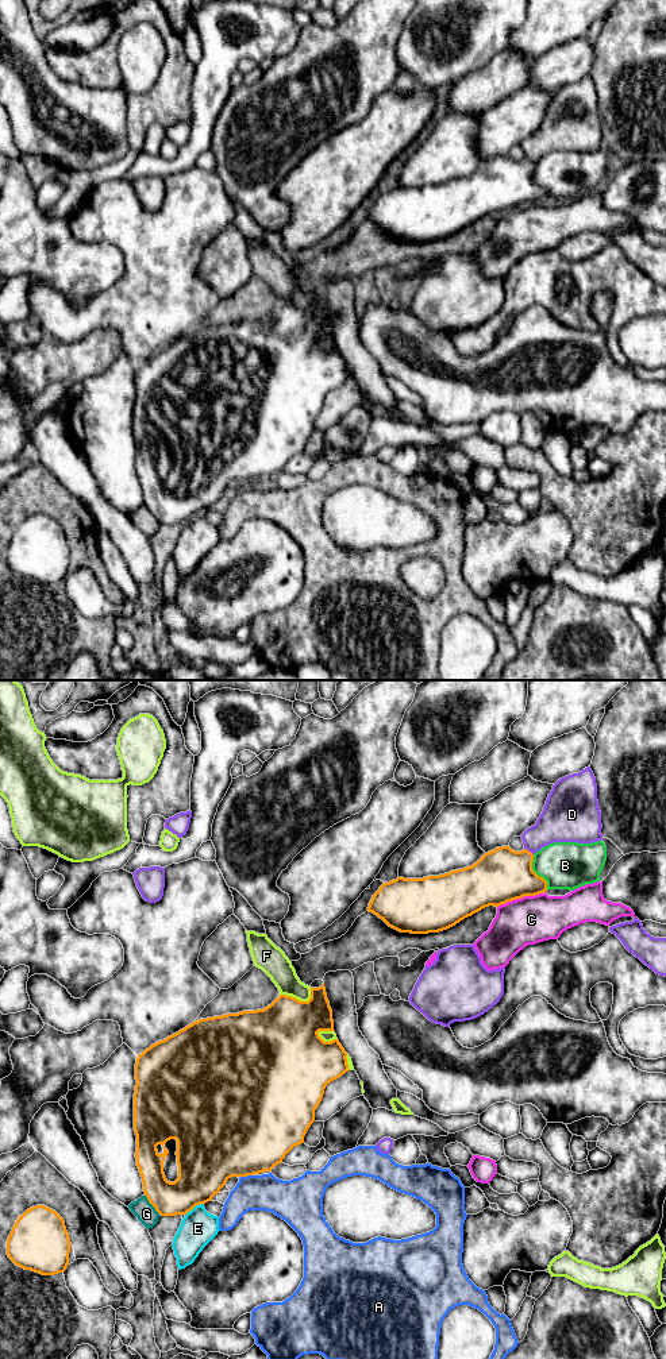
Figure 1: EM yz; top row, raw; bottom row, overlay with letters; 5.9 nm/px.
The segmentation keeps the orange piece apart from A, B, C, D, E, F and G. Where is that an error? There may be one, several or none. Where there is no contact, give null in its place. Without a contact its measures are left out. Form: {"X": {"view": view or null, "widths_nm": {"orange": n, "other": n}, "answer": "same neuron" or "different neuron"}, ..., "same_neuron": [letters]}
{"A": {"view": "yz", "widths_nm": {"orange": 500, "other": 220}, "answer": "different neuron"}, "B": {"view": "yz", "widths_nm": {"orange": 320, "other": 280}, "answer": "different neuron"}, "C": {"view": "yz", "widths_nm": {"orange": 320, "other": 280}, "answer": "different neuron"}, "D": {"view": "yz", "widths_nm": {"orange": 320, "other": 240}, "answer": "different neuron"}, "E": {"view": "yz", "widths_nm": {"orange": 320, "other": 220}, "answer": "different neuron"}, "F": {"view": "yz", "widths_nm": {"orange": 420, "other": 160}, "answer": "different neuron"}, "G": {"view": "yz", "widths_nm": {"orange": 200, "other": 120}, "answer": "different neuron"}, "same_neuron": []}

